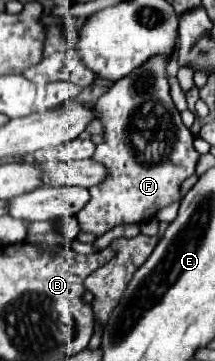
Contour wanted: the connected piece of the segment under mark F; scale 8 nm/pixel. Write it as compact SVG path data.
M154 55L144 65L136 67L126 79L118 79L96 103L94 107L100 113L100 121L104 123L104 143L96 147L94 161L106 165L108 177L100 185L90 189L90 201L86 207L76 215L80 229L88 233L102 235L114 225L122 223L144 223L146 219L154 217L162 207L180 201L180 183L194 175L194 167L198 161L198 151L194 149L192 141L194 135L182 123L180 113L176 111L170 99L170 87L166 79L166 65L170 55Z

